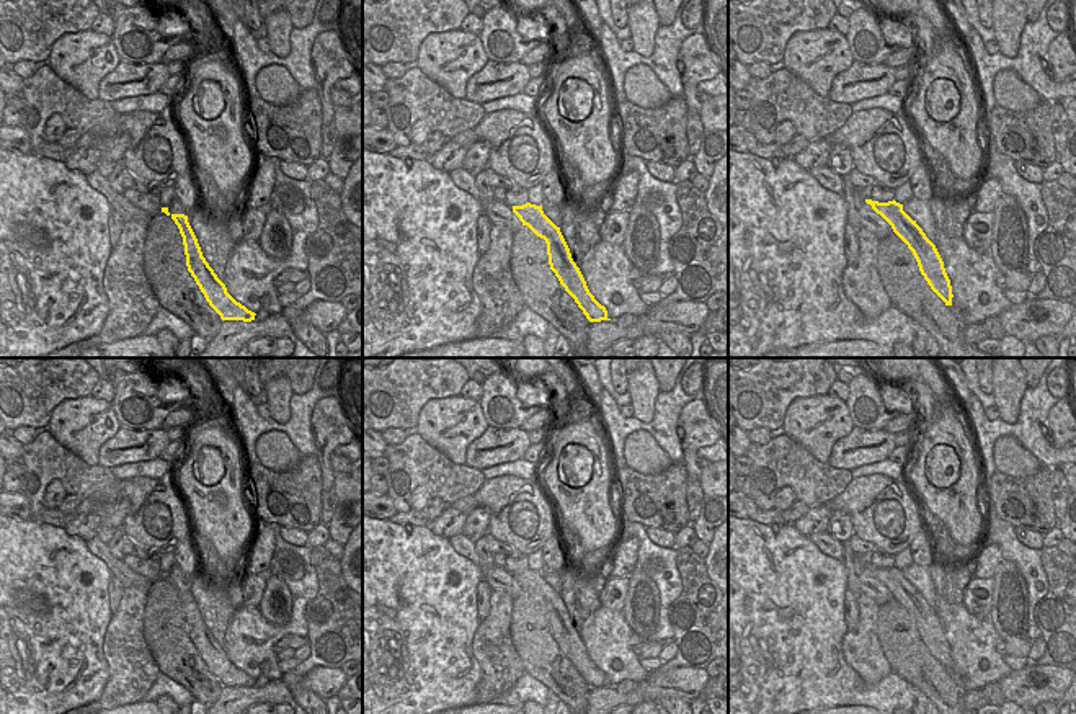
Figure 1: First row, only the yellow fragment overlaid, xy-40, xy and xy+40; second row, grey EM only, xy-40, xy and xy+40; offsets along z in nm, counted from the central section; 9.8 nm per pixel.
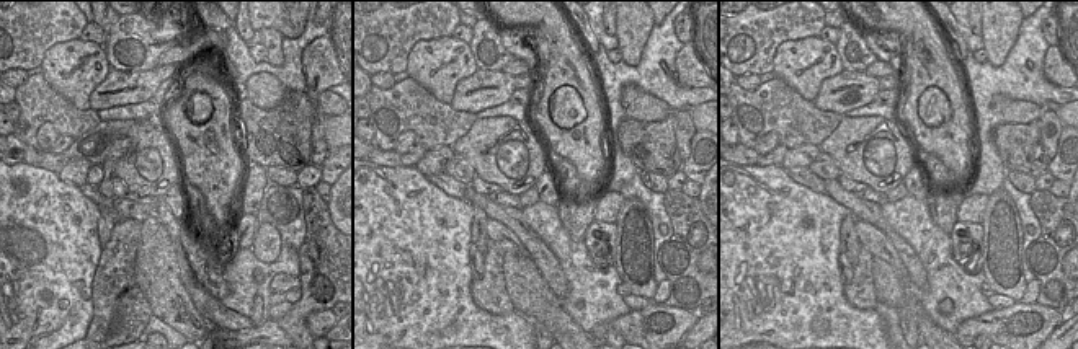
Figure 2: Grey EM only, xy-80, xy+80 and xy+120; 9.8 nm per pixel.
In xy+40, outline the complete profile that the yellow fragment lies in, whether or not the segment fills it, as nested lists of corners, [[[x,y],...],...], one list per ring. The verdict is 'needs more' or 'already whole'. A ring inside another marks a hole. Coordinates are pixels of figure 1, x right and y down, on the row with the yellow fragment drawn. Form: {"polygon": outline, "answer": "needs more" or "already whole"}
{"polygon": [[[865,199],[865,203],[870,204],[872,209],[880,214],[891,225],[893,232],[908,245],[931,289],[945,302],[945,306],[952,306],[954,294],[944,261],[936,245],[926,237],[916,221],[903,211],[903,204],[895,199],[888,203]]], "answer": "already whole"}

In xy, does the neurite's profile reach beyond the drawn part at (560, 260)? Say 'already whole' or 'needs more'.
already whole

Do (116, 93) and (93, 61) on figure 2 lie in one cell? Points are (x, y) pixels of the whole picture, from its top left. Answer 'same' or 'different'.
different

